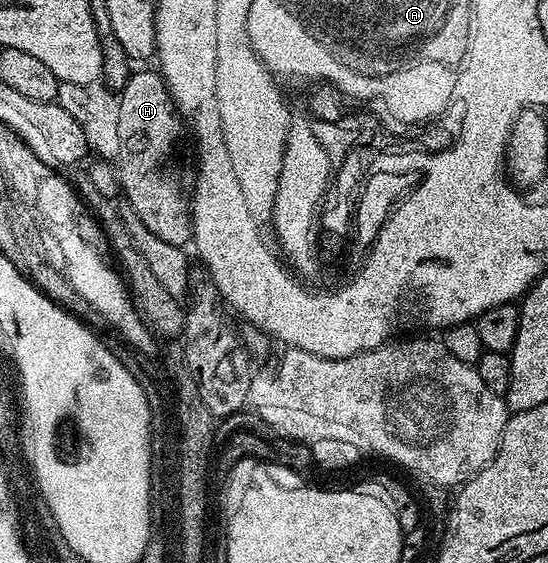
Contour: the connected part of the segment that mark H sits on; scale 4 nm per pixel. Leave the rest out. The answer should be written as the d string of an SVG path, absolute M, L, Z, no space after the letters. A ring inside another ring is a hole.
M159 72L152 73L136 73L124 85L124 90L119 90L118 98L120 106L118 107L118 136L121 140L121 151L118 158L118 176L119 188L122 190L122 197L125 197L127 208L132 209L138 215L138 219L142 219L142 223L150 231L154 231L154 235L158 235L158 239L166 239L166 243L174 243L175 245L184 247L191 242L192 239L192 195L196 184L196 173L188 166L188 161L184 158L184 129L186 130L186 121L178 112L176 104L173 103L172 97L168 93L168 84L165 83Z

